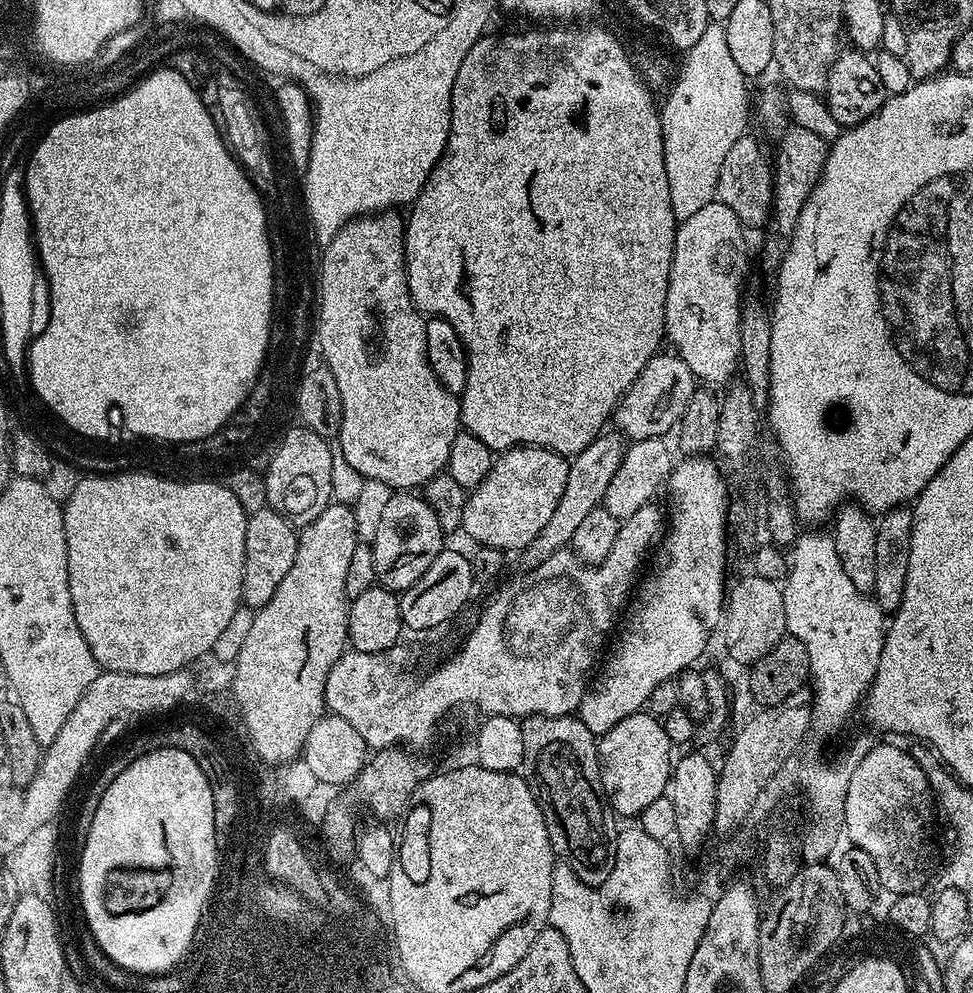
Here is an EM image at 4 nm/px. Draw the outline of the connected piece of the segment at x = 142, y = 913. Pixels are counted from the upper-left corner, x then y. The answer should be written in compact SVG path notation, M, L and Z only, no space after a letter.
M160 748L148 752L121 774L122 782L114 786L113 792L108 792L108 808L104 810L104 818L100 824L100 838L92 844L92 858L84 862L83 890L85 892L86 910L92 916L92 928L98 930L101 944L105 944L117 969L125 968L128 972L148 972L147 974L170 973L176 964L188 951L193 951L192 939L196 936L196 927L200 919L205 919L206 909L214 896L214 889L218 883L218 869L221 867L220 853L216 847L215 836L215 808L214 798L211 796L211 782L199 768L198 762L188 753L176 748Z

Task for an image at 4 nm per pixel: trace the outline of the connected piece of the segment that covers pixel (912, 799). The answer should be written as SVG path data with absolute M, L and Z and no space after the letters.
M877 743L858 762L851 775L849 790L846 791L843 835L853 848L866 850L874 867L878 870L880 887L885 893L903 894L920 892L924 879L929 879L928 847L932 844L932 818L934 819L934 797L927 784L926 775L921 767L901 745Z

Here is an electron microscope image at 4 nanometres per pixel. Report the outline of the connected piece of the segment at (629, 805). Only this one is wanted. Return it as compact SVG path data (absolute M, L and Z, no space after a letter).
M647 710L622 718L614 730L599 737L600 781L604 787L604 798L617 817L639 817L650 802L655 802L668 790L668 779L672 777L674 746L666 738L663 723Z

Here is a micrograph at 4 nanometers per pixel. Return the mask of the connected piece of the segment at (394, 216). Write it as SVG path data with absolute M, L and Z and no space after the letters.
M385 210L357 216L338 234L323 245L323 256L320 259L320 271L318 275L318 312L320 308L320 325L314 328L316 335L324 344L324 354L327 361L332 362L331 371L334 374L334 382L338 382L338 394L342 394L342 426L338 441L341 444L342 454L354 468L364 477L365 481L376 484L385 484L388 490L420 490L429 484L433 478L445 471L450 458L450 445L454 438L462 431L460 422L460 402L457 393L449 392L443 382L436 376L431 362L428 360L425 317L410 298L408 279L404 269L404 226L406 223L403 215L396 210Z

